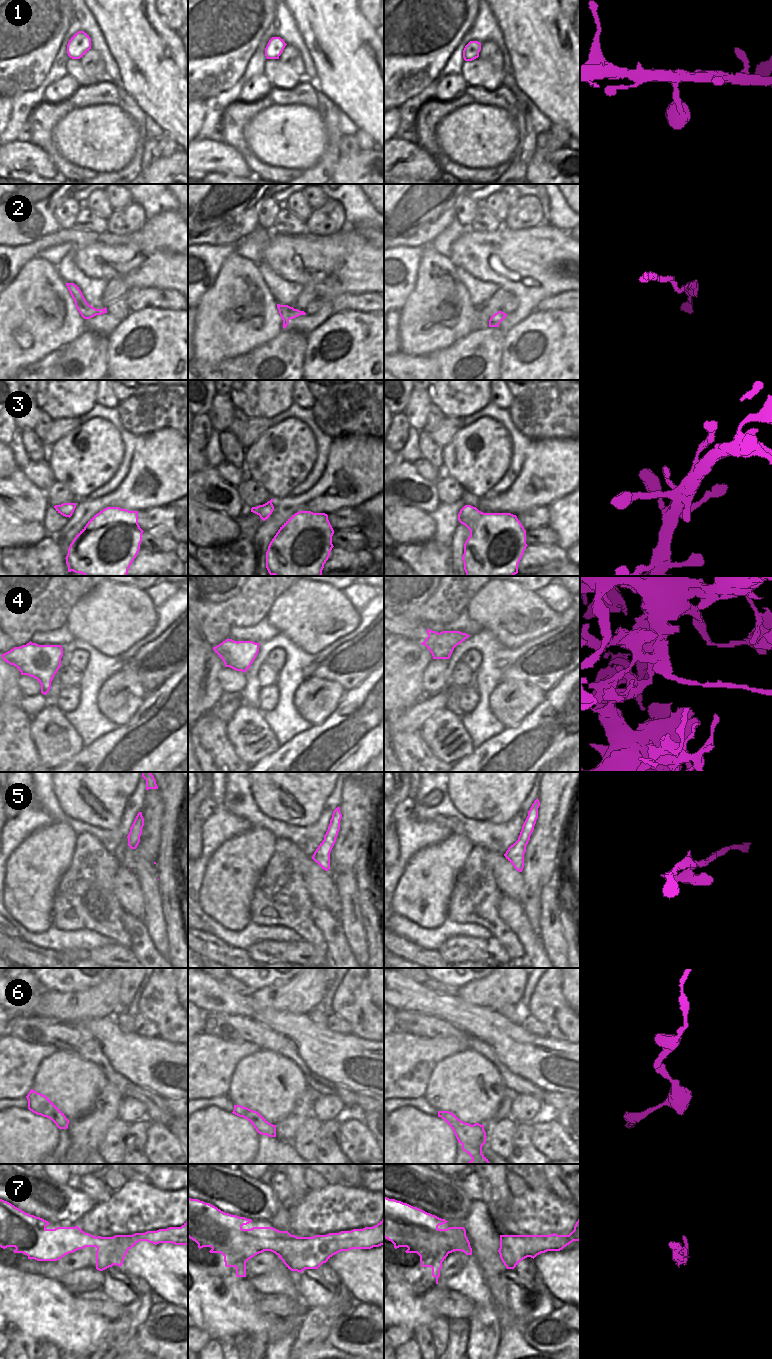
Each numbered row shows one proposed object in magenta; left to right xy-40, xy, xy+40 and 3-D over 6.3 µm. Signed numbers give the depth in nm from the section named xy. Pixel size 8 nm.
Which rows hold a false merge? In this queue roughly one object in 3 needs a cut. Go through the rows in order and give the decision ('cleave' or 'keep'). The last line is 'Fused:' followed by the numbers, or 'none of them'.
1: keep
2: keep
3: keep
4: cleave
5: keep
6: keep
7: keep
Fused: 4

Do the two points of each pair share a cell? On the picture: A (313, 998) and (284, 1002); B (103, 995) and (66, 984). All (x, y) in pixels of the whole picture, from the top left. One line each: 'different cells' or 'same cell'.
A: same cell
B: different cells

